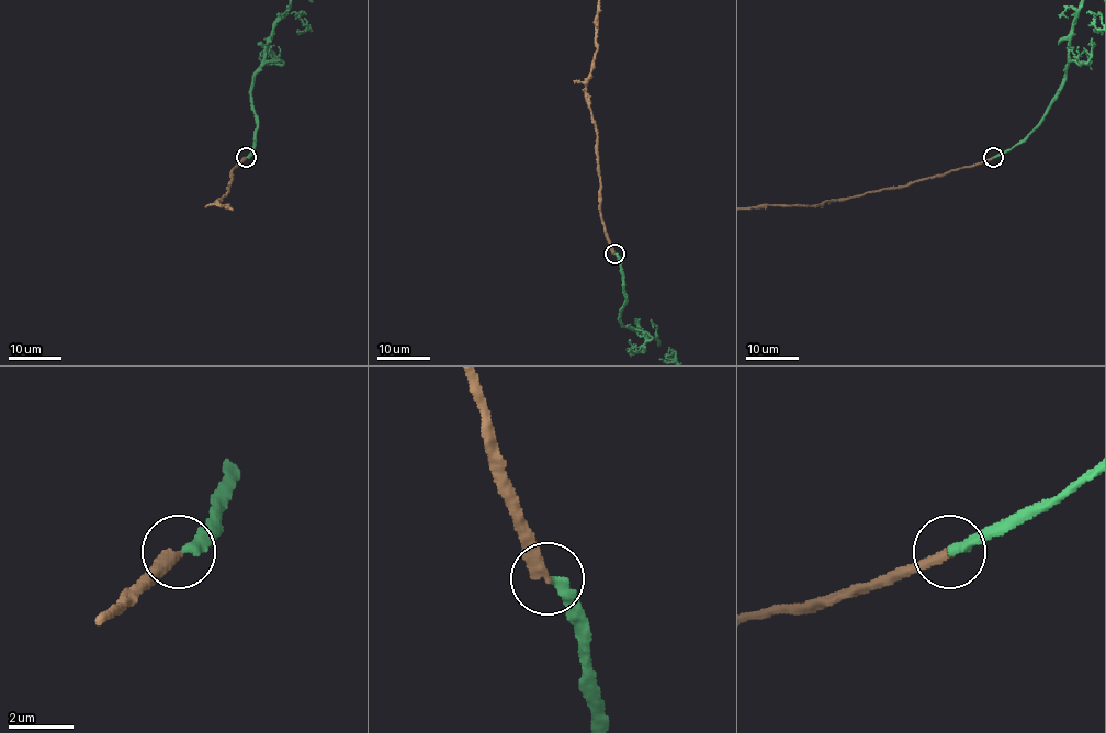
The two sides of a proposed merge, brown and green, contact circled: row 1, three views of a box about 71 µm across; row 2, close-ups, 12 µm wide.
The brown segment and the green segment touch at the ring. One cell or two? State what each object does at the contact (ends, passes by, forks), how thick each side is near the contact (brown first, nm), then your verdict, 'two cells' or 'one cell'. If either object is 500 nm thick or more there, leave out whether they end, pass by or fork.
brown ends; green ends; calibres 320 and 320 nm; two cells

